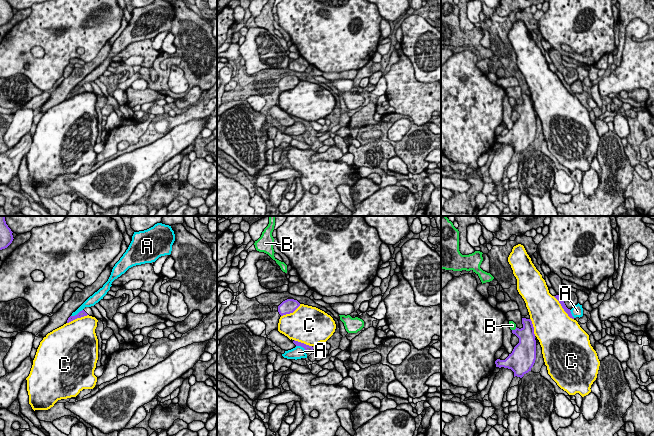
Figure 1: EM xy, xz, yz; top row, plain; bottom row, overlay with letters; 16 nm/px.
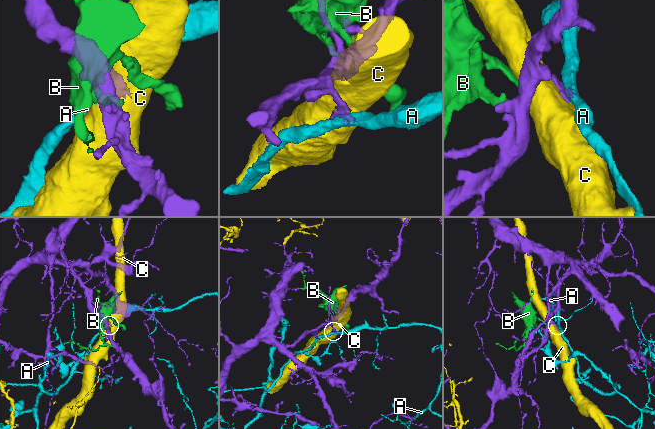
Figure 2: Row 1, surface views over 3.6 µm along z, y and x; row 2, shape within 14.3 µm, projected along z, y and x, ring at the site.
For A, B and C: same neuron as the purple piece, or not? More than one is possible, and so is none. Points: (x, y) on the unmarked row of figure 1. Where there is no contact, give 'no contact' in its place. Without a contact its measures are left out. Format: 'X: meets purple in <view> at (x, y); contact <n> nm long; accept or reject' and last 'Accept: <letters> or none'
A: meets purple in xy at (77, 90); contact 220 nm long; reject
B: meets purple in yz at (515, 105); contact 100 nm long; reject
C: meets purple in yz at (562, 83); contact 500 nm long; reject
Accept: none

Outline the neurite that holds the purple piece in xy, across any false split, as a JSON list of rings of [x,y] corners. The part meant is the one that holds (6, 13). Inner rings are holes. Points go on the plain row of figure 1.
[[[0,0],[0,26],[7,24],[13,17],[11,5],[7,0]]]

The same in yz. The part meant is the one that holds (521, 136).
[[[522,94],[523,103],[512,106],[519,114],[519,119],[505,136],[497,135],[496,143],[504,143],[514,148],[514,153],[522,154],[531,147],[536,136],[536,116],[531,95]]]

